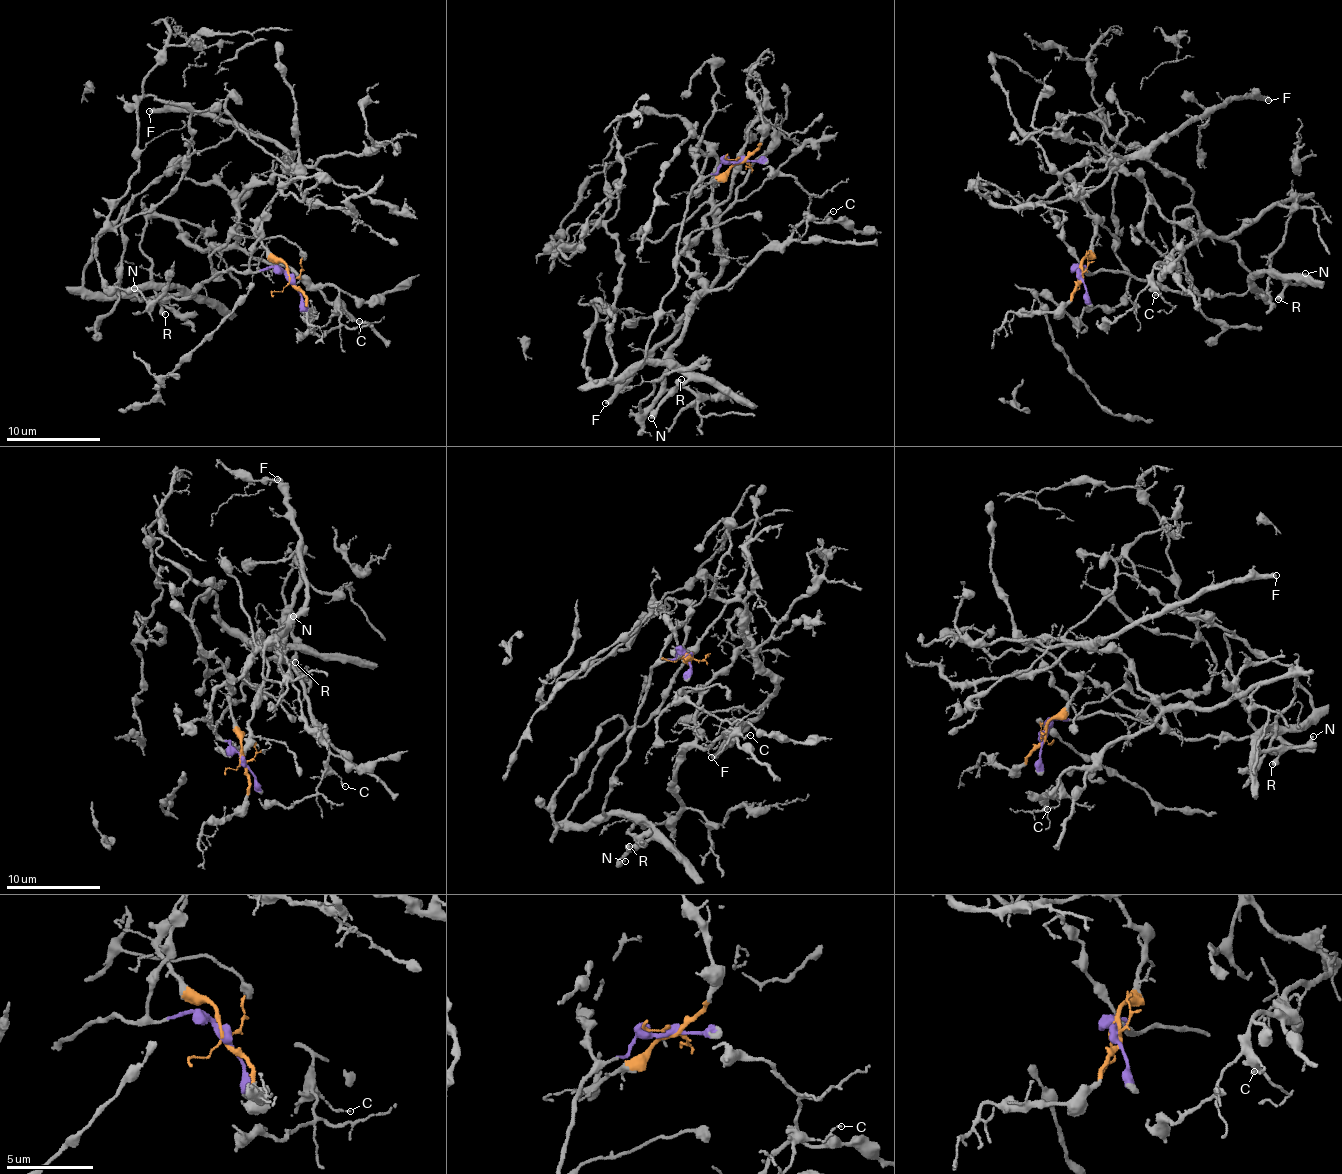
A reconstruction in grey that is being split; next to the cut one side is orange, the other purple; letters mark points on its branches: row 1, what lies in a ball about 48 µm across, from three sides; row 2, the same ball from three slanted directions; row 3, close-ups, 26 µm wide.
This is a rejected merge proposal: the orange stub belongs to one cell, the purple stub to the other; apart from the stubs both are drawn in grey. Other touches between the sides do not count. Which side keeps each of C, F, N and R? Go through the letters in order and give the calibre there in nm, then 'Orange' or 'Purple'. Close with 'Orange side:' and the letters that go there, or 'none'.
C: Thickness 100 nm. Orange
F: Thickness 360 nm. Orange
N: Thickness 190 nm. Purple
R: Thickness 440 nm. Purple
Orange side: C, F

